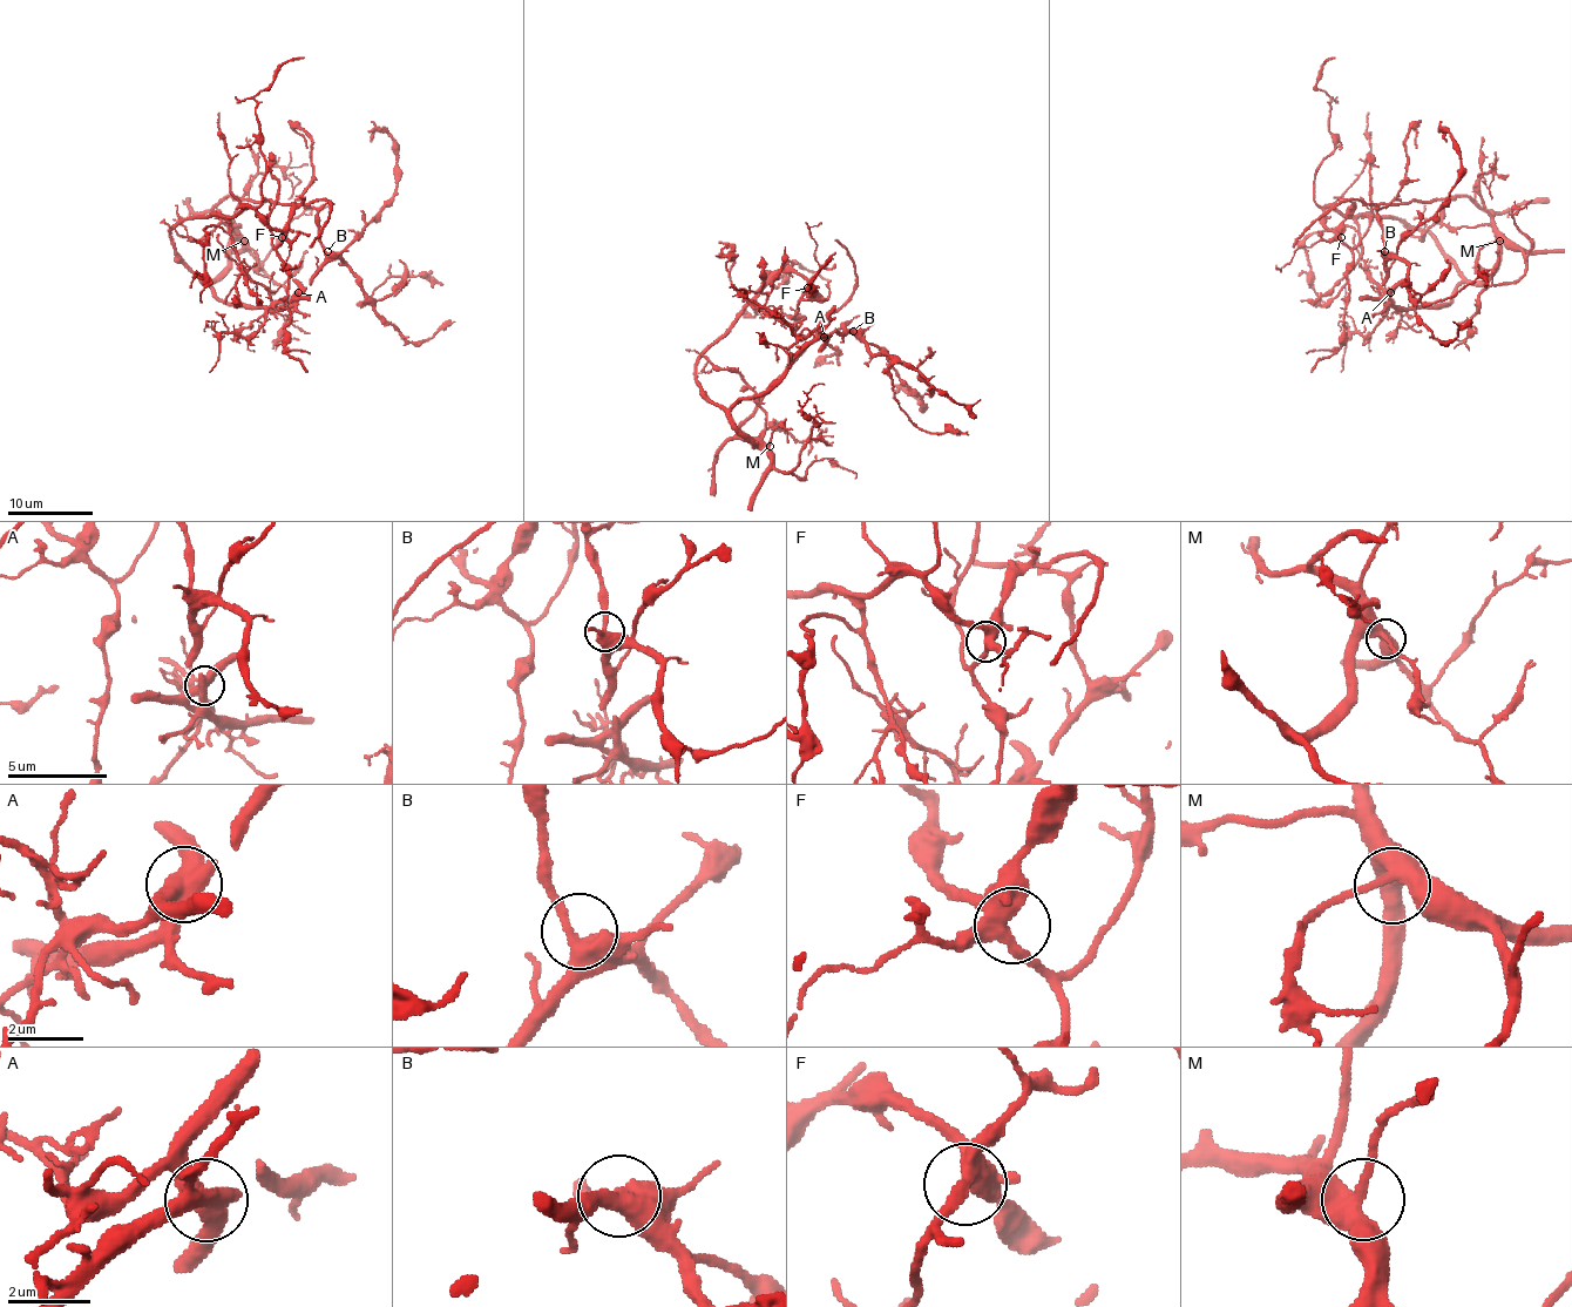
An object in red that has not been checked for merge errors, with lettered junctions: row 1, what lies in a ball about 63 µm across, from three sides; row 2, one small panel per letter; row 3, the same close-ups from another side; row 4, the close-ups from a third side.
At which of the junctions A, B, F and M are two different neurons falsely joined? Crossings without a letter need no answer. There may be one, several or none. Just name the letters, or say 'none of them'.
A

